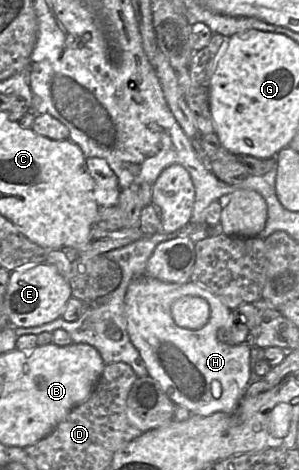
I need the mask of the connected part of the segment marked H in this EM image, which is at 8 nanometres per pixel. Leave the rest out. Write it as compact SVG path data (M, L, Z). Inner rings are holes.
M148 275L133 280L128 286L125 296L125 317L127 331L132 344L139 351L148 375L155 379L162 391L176 404L187 408L191 414L209 416L216 412L232 413L245 396L250 384L251 345L243 342L228 342L227 329L236 326L232 310L210 290L193 282L182 284L163 282ZM182 297L201 297L207 301L210 316L207 323L200 329L187 329L178 326L172 317L171 306Z

